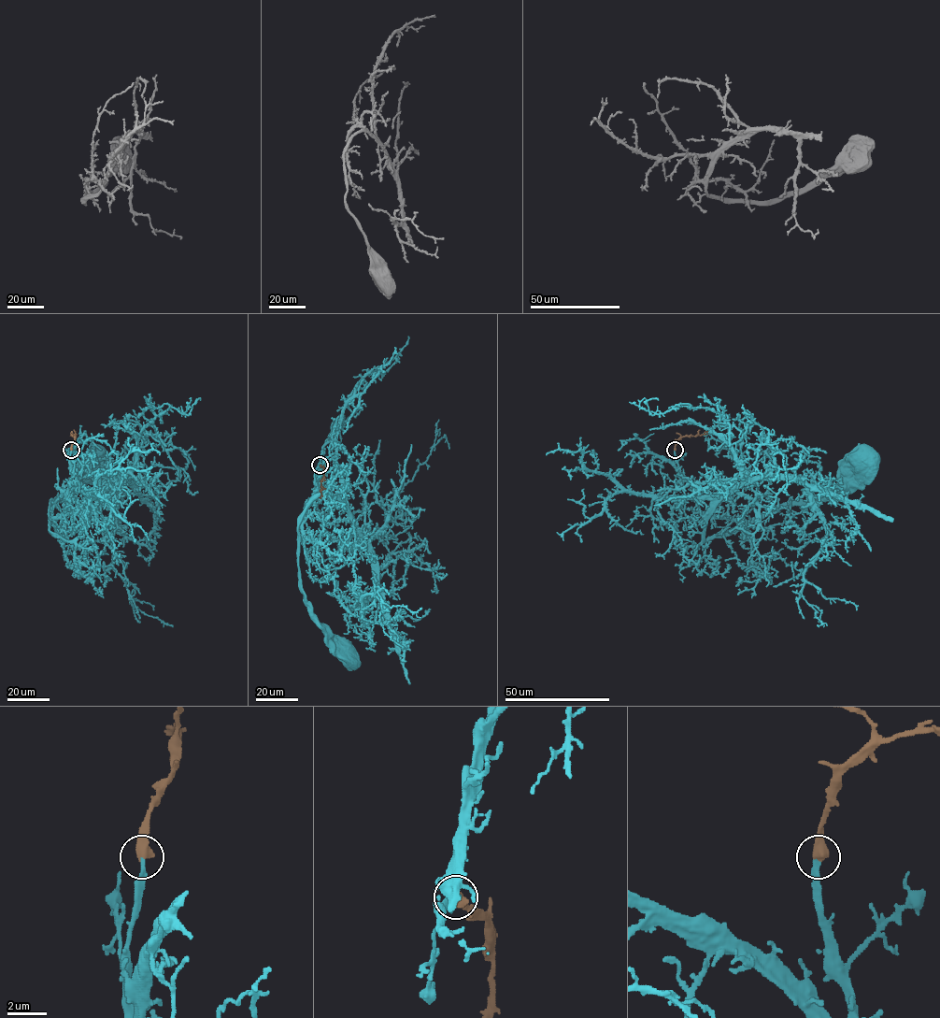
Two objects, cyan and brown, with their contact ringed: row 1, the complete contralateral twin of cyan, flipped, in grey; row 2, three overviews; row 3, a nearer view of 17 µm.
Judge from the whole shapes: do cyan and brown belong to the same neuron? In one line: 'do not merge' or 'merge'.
merge

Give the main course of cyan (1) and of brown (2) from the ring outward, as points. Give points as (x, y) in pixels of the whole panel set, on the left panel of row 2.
1: (71, 450), (67, 501), (84, 519), (84, 529), (64, 540), (49, 530), (50, 508), (94, 460)
2: (71, 450), (75, 437), (72, 431), (70, 434)

